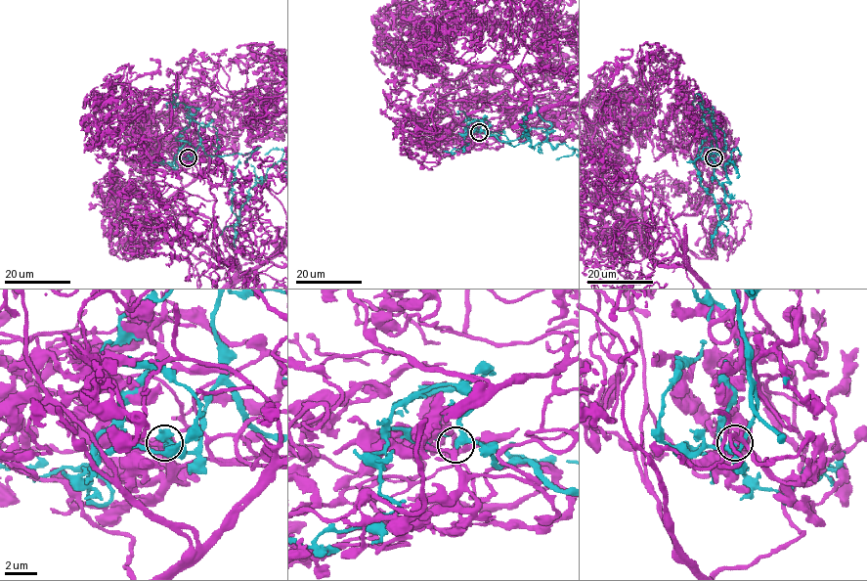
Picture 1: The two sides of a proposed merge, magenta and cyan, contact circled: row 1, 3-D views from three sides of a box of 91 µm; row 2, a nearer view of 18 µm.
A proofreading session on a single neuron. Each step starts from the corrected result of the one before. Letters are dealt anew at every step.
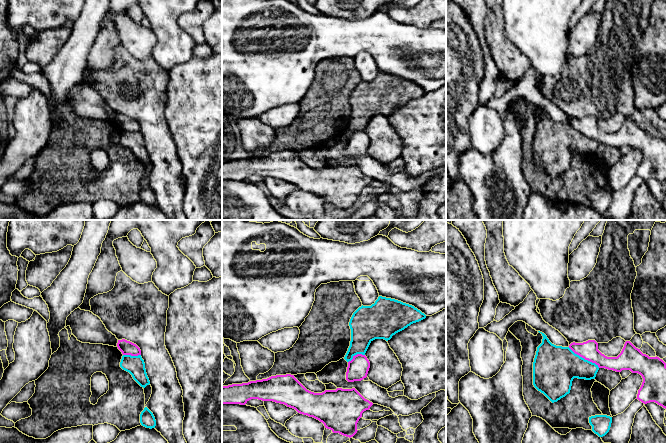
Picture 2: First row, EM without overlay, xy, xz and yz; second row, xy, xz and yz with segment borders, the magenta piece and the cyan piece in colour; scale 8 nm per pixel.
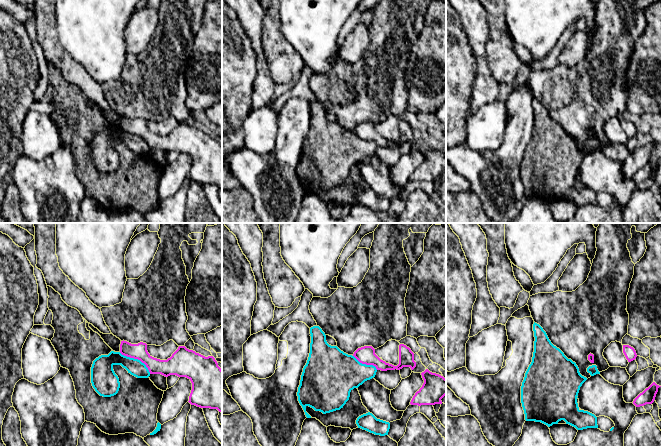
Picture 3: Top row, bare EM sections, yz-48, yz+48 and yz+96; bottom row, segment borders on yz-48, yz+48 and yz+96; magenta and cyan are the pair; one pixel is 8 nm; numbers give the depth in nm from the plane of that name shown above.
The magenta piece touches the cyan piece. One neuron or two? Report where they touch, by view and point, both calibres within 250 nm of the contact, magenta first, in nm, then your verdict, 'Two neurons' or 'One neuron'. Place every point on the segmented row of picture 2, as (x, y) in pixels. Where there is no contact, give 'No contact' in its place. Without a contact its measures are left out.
Touches magenta at yz (584, 358). Thickness 150 nm (magenta) against 340 nm. Two neurons

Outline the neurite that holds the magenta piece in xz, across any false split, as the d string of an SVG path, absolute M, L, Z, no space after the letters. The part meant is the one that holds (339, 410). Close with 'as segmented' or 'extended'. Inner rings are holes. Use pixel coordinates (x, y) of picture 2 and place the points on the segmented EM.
M291 374L222 386L222 404L245 405L251 399L284 404L349 438L357 433L362 413L373 405L355 388L311 392Z; as segmented

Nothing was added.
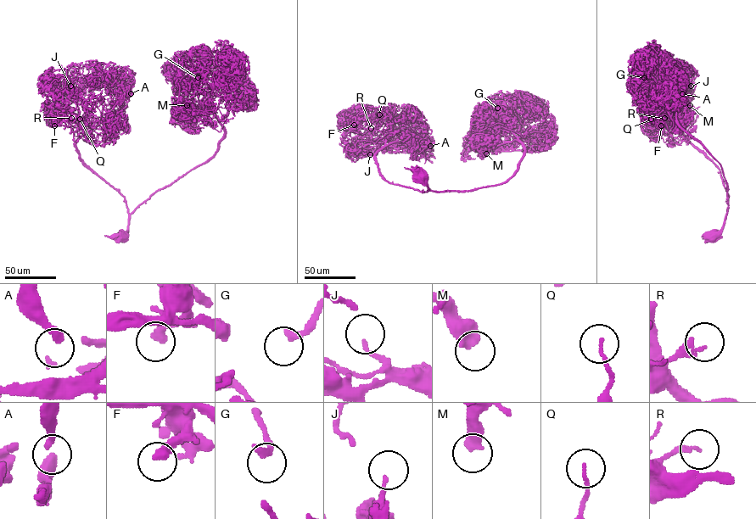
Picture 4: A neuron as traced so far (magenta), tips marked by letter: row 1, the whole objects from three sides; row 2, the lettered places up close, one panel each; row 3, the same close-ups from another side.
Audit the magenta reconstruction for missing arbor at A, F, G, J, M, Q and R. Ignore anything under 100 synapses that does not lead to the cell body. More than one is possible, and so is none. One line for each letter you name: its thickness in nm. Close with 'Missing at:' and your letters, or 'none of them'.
G: 260 nm
M: 460 nm
Missing at: G, M

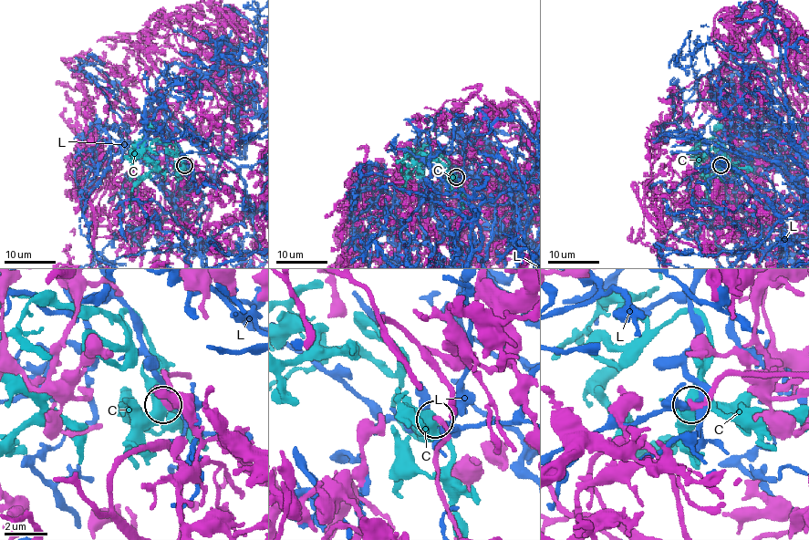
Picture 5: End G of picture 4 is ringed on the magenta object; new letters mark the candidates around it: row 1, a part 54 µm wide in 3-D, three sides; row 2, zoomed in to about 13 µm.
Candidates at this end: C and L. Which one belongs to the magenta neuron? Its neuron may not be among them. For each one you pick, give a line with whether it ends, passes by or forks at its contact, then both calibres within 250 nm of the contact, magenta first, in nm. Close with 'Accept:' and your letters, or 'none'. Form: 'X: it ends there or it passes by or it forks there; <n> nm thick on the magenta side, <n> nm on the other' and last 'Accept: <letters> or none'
C: it forks there; 320 nm thick on the magenta side, 480 nm on the other
Accept: C

